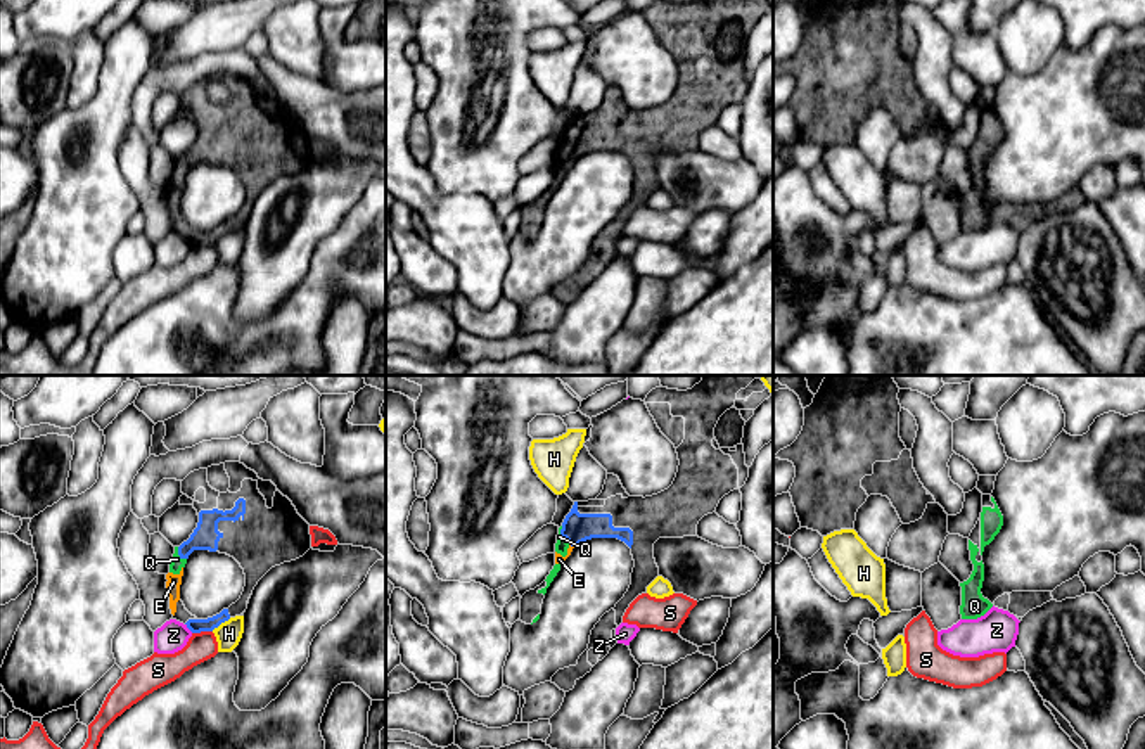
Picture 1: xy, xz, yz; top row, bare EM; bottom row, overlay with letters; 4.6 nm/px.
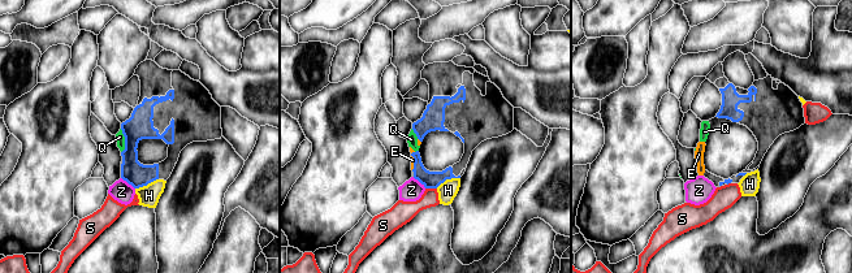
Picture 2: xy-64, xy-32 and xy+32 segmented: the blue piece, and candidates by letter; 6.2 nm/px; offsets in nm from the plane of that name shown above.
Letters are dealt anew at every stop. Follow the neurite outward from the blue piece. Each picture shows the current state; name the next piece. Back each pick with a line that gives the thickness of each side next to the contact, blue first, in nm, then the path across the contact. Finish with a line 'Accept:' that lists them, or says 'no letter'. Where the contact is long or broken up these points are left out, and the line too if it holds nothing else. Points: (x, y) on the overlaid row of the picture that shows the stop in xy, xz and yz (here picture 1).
E: 140/50 nm
Q: 140/60 nm
Accept: E, Q

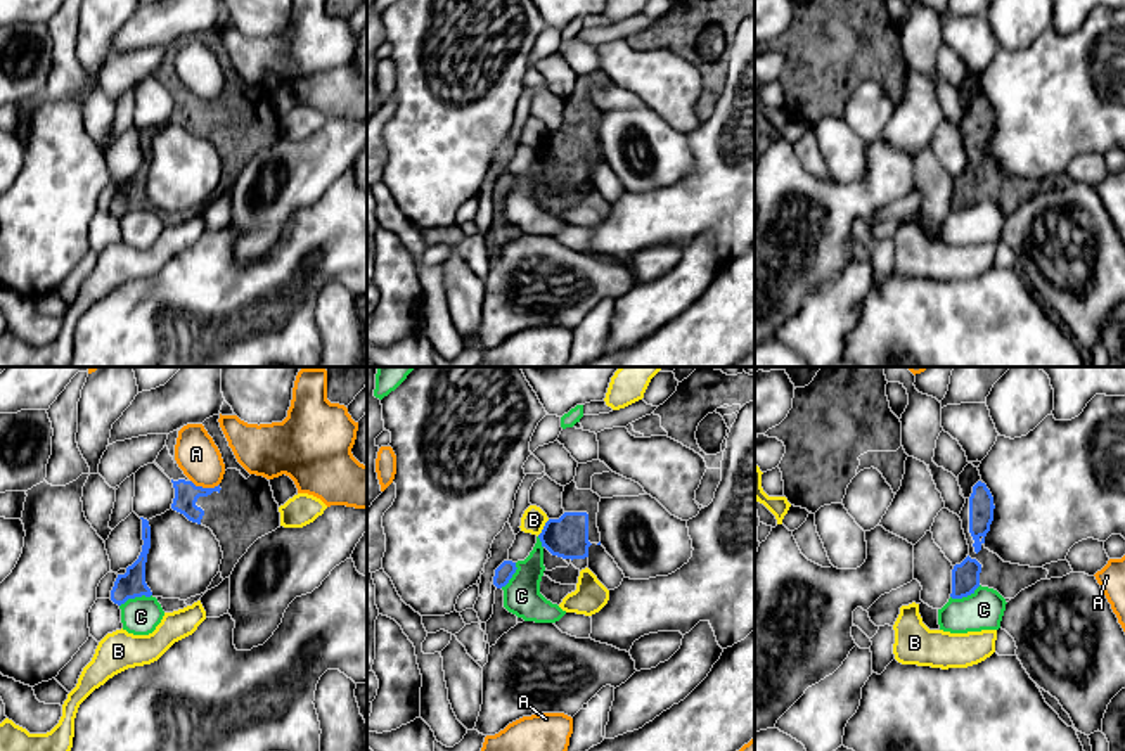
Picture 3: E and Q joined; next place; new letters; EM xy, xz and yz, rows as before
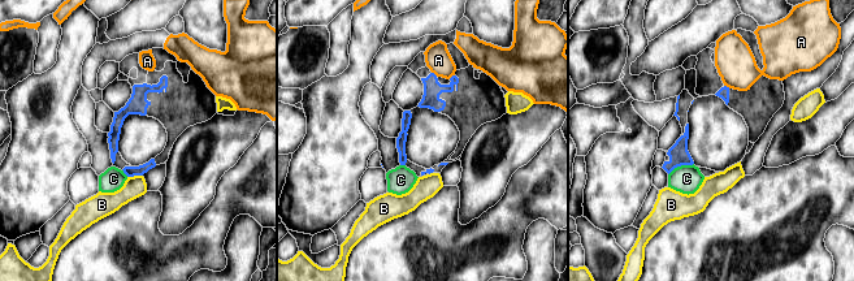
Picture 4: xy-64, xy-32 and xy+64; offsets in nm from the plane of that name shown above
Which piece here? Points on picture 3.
Accept: no letter

